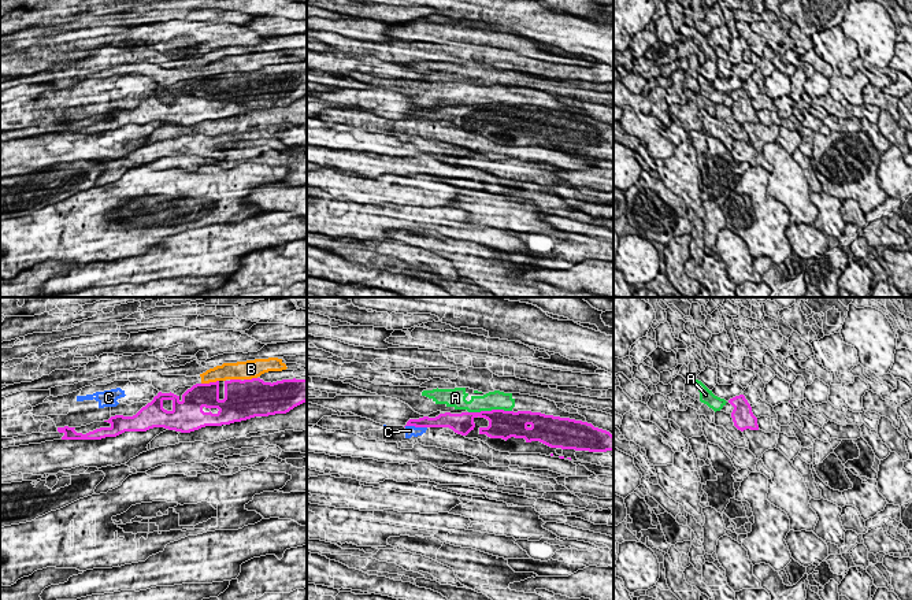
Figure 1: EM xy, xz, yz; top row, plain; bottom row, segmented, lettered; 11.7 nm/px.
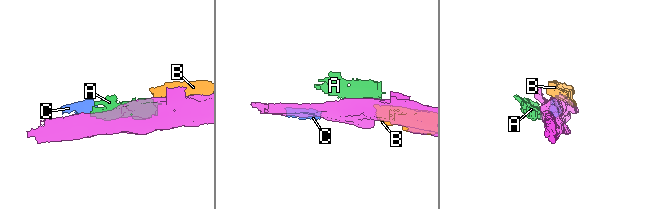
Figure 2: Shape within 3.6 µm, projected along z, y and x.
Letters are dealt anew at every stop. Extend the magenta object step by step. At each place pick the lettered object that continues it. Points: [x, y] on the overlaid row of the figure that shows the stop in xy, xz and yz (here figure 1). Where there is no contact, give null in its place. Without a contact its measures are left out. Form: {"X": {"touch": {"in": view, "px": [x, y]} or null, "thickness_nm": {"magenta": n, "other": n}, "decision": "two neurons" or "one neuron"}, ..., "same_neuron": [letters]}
{"A": {"touch": {"in": "xz", "px": [489, 411]}, "thickness_nm": {"magenta": 320, "other": 220}, "decision": "two neurons"}, "B": {"touch": {"in": "xy", "px": [210, 382]}, "thickness_nm": {"magenta": 280, "other": 190}, "decision": "two neurons"}, "C": {"touch": {"in": "xz", "px": [415, 426]}, "thickness_nm": {"magenta": 130, "other": 130}, "decision": "two neurons"}, "same_neuron": []}

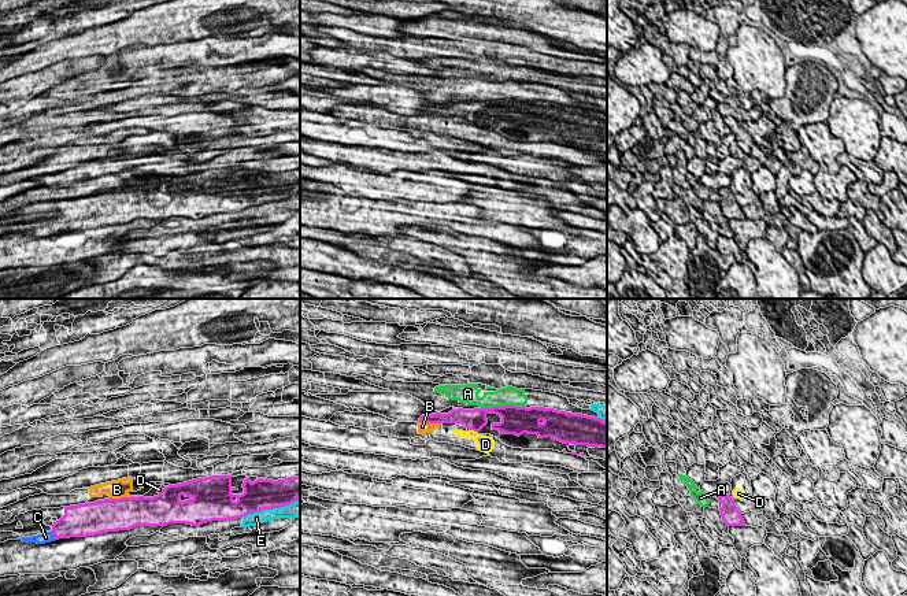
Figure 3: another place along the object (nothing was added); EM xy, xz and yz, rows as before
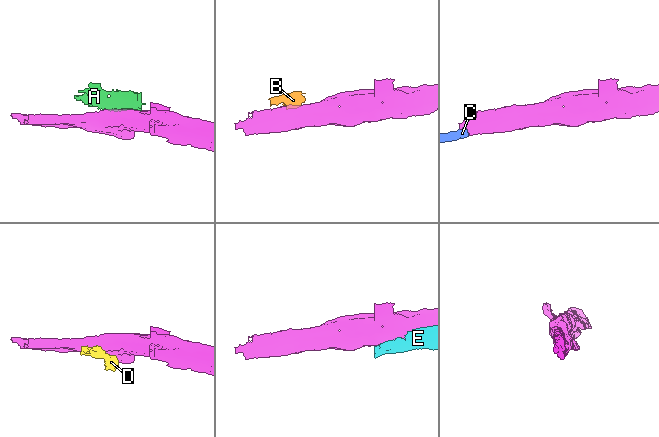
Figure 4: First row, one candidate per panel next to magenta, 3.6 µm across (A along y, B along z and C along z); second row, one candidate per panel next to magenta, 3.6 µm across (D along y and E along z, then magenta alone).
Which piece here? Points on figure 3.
{"A": {"touch": {"in": "xz", "px": [502, 407]}, "thickness_nm": {"magenta": 320, "other": 220}, "decision": "two neurons"}, "B": {"touch": {"in": "xy", "px": [121, 498]}, "thickness_nm": {"magenta": 380, "other": 220}, "decision": "two neurons"}, "C": {"touch": {"in": "xy", "px": [54, 535]}, "thickness_nm": {"magenta": 300, "other": 130}, "decision": "one neuron"}, "D": {"touch": {"in": "xz", "px": [473, 429]}, "thickness_nm": {"magenta": 260, "other": 190}, "decision": "two neurons"}, "E": {"touch": {"in": "xy", "px": [255, 511]}, "thickness_nm": {"magenta": 360, "other": 160}, "decision": "two neurons"}, "same_neuron": ["C"]}

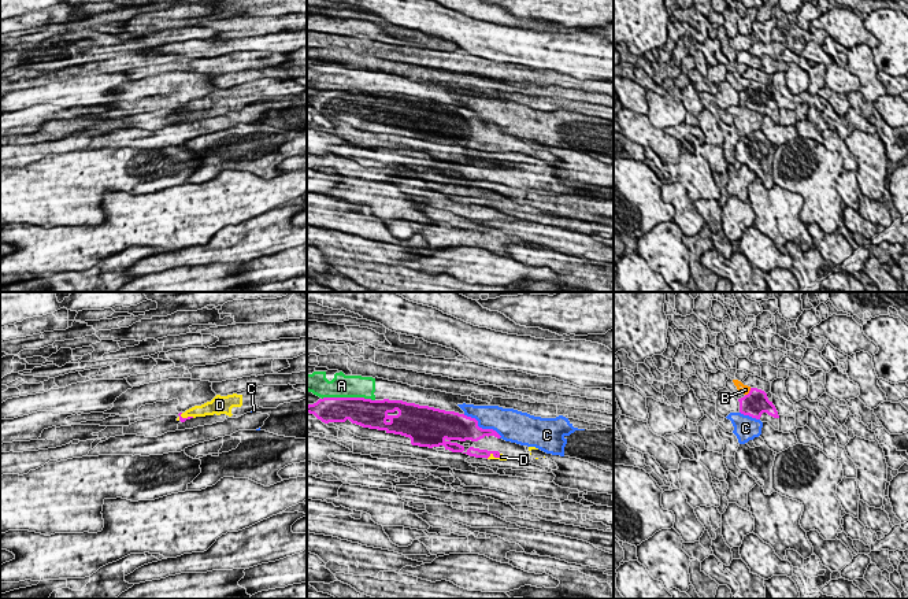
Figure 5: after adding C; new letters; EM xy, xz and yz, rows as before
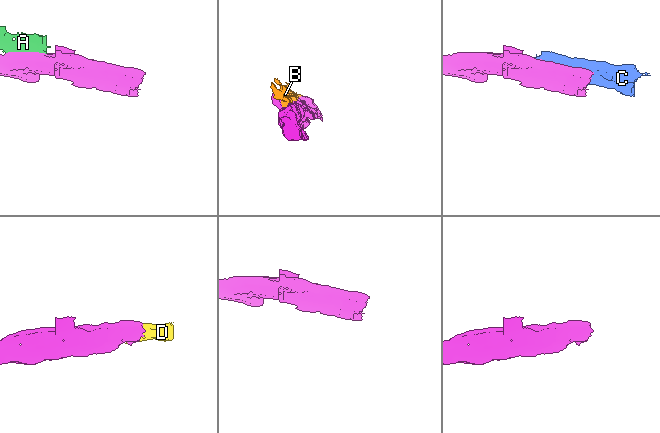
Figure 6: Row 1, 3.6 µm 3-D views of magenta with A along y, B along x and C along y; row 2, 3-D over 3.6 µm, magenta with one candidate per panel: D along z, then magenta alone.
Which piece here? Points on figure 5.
{"A": {"touch": {"in": "xz", "px": [348, 398]}, "thickness_nm": {"magenta": 320, "other": 280}, "decision": "two neurons"}, "B": {"touch": {"in": "yz", "px": [749, 392]}, "thickness_nm": {"magenta": 300, "other": 100}, "decision": "two neurons"}, "C": {"touch": {"in": "xz", "px": [481, 428]}, "thickness_nm": {"magenta": 300, "other": 280}, "decision": "two neurons"}, "D": {"touch": {"in": "xy", "px": [185, 418]}, "thickness_nm": {"magenta": 60, "other": 140}, "decision": "one neuron"}, "same_neuron": ["D"]}

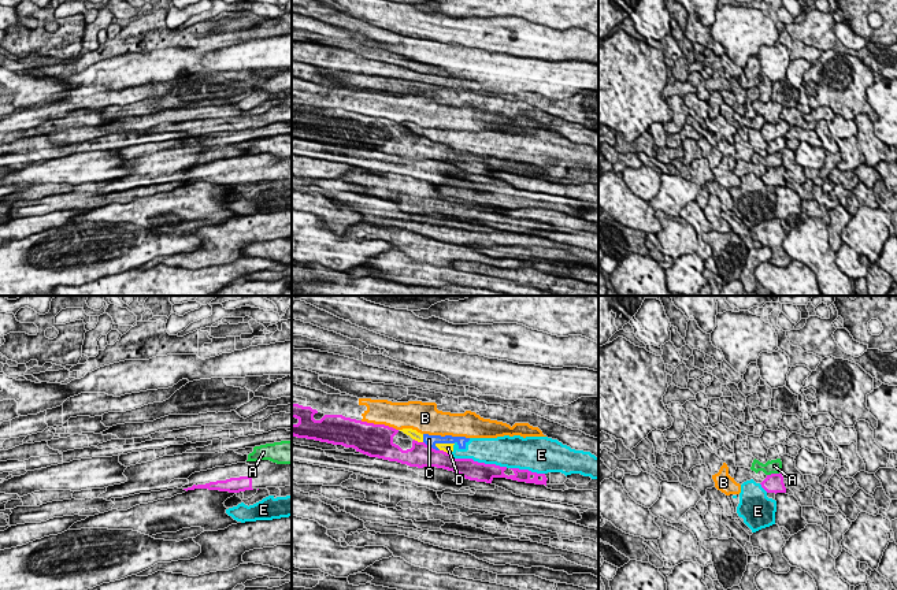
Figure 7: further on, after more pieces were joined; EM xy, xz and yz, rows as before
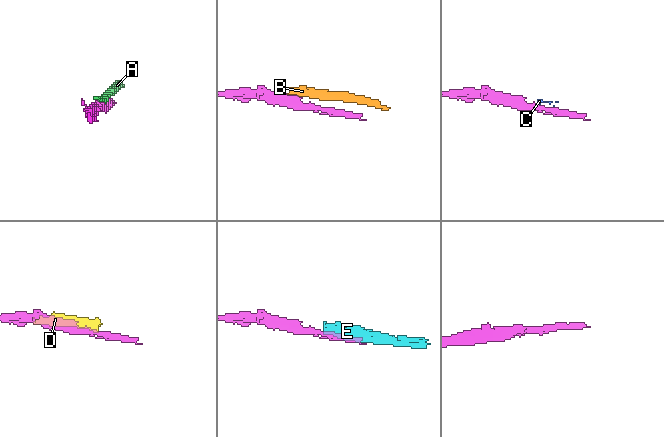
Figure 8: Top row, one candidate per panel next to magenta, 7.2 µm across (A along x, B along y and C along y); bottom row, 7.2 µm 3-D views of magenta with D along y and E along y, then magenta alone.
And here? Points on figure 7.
{"A": {"touch": {"in": "yz", "px": [773, 474]}, "thickness_nm": {"magenta": 220, "other": 160}, "decision": "two neurons"}, "B": {"touch": {"in": "xz", "px": [380, 425]}, "thickness_nm": {"magenta": 380, "other": 320}, "decision": "two neurons"}, "C": {"touch": {"in": "xz", "px": [432, 448]}, "thickness_nm": {"magenta": 280, "other": 130}, "decision": "two neurons"}, "D": {"touch": {"in": "xz", "px": [445, 452]}, "thickness_nm": {"magenta": 260, "other": 120}, "decision": "two neurons"}, "E": {"touch": {"in": "xz", "px": [477, 462]}, "thickness_nm": {"magenta": 240, "other": 320}, "decision": "two neurons"}, "same_neuron": []}

